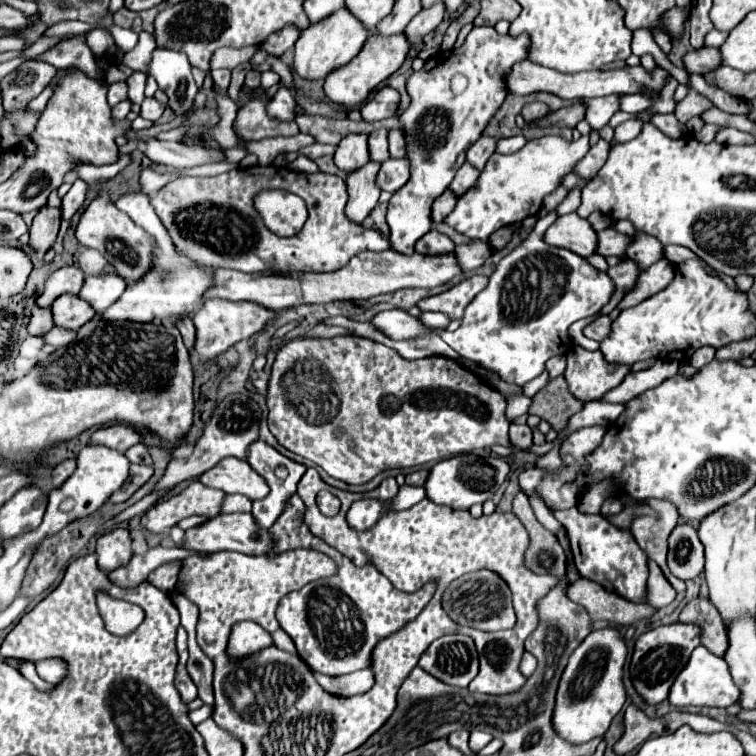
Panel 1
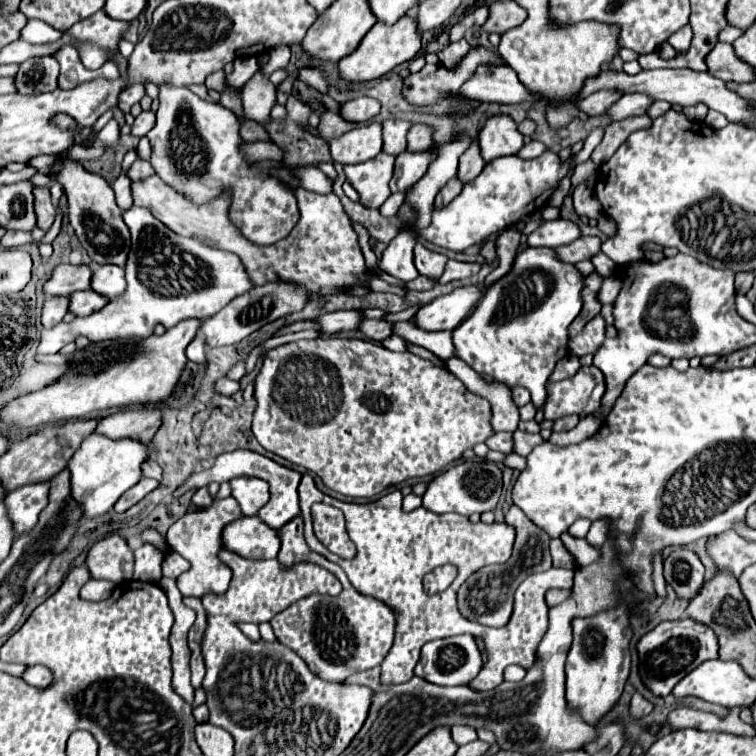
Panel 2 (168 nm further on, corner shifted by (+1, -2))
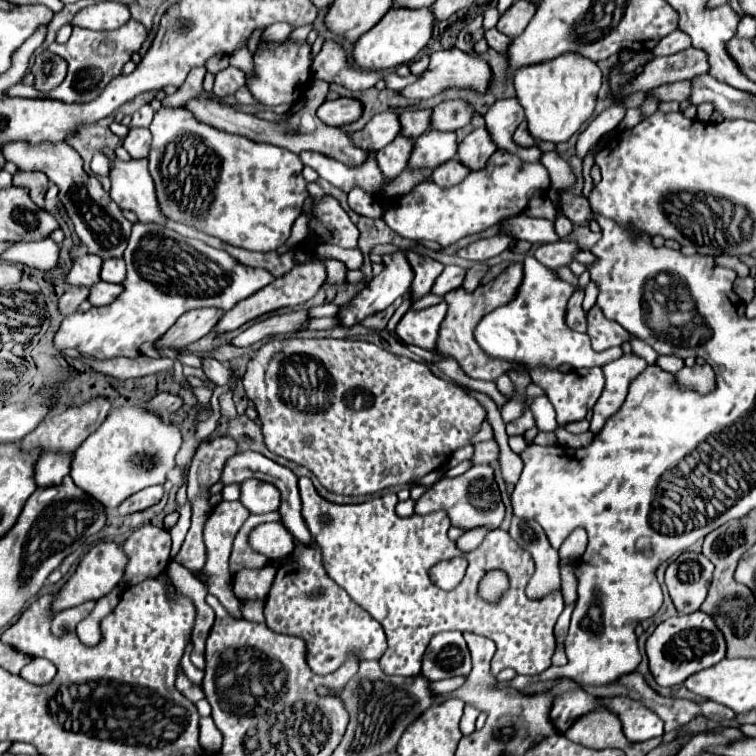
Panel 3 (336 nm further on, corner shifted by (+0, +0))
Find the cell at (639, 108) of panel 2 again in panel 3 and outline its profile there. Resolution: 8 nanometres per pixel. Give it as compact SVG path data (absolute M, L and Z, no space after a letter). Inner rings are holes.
M678 81L678 83L666 83L652 91L648 91L648 97L656 97L658 101L686 101L690 95L690 81Z

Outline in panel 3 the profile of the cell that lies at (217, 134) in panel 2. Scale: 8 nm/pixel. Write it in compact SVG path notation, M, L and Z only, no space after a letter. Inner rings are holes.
M184 105L162 107L154 115L150 131L150 175L154 177L158 201L166 217L174 221L186 221L198 229L206 229L206 233L250 251L274 251L286 243L292 223L302 213L302 203L308 197L306 181L302 177L304 165L296 153L216 129L196 119L194 113Z

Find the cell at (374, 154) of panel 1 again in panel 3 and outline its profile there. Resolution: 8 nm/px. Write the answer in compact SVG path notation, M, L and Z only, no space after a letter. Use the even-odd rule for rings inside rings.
M430 109L426 111L404 111L400 113L400 135L416 139L430 127Z

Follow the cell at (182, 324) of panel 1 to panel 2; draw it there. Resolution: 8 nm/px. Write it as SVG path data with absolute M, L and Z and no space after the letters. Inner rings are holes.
M197 335L197 337L191 341L191 345L187 347L187 359L193 361L193 363L199 363L199 365L205 365L205 363L207 363L203 335Z

